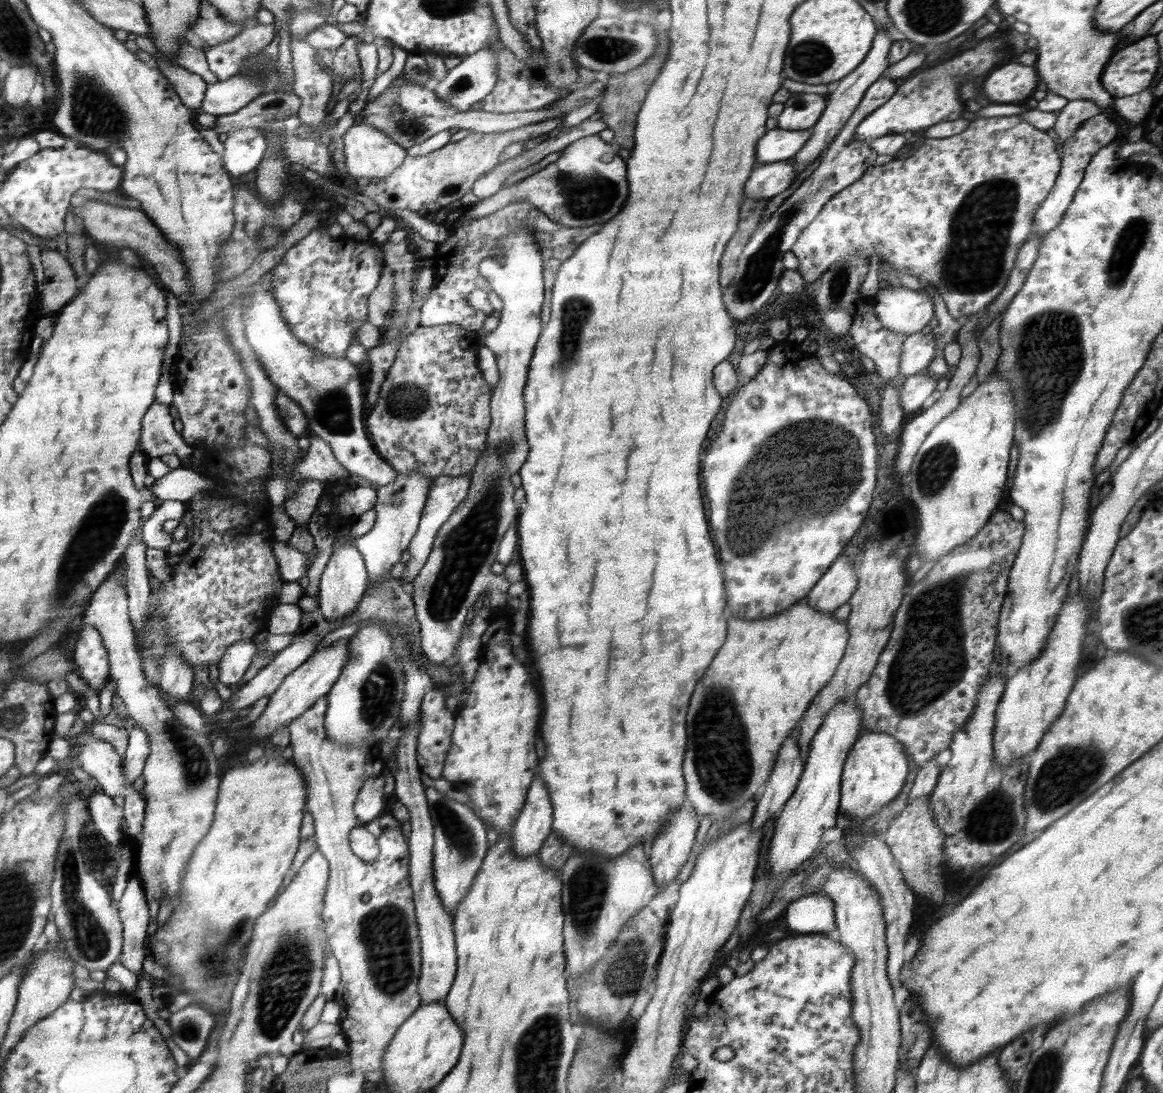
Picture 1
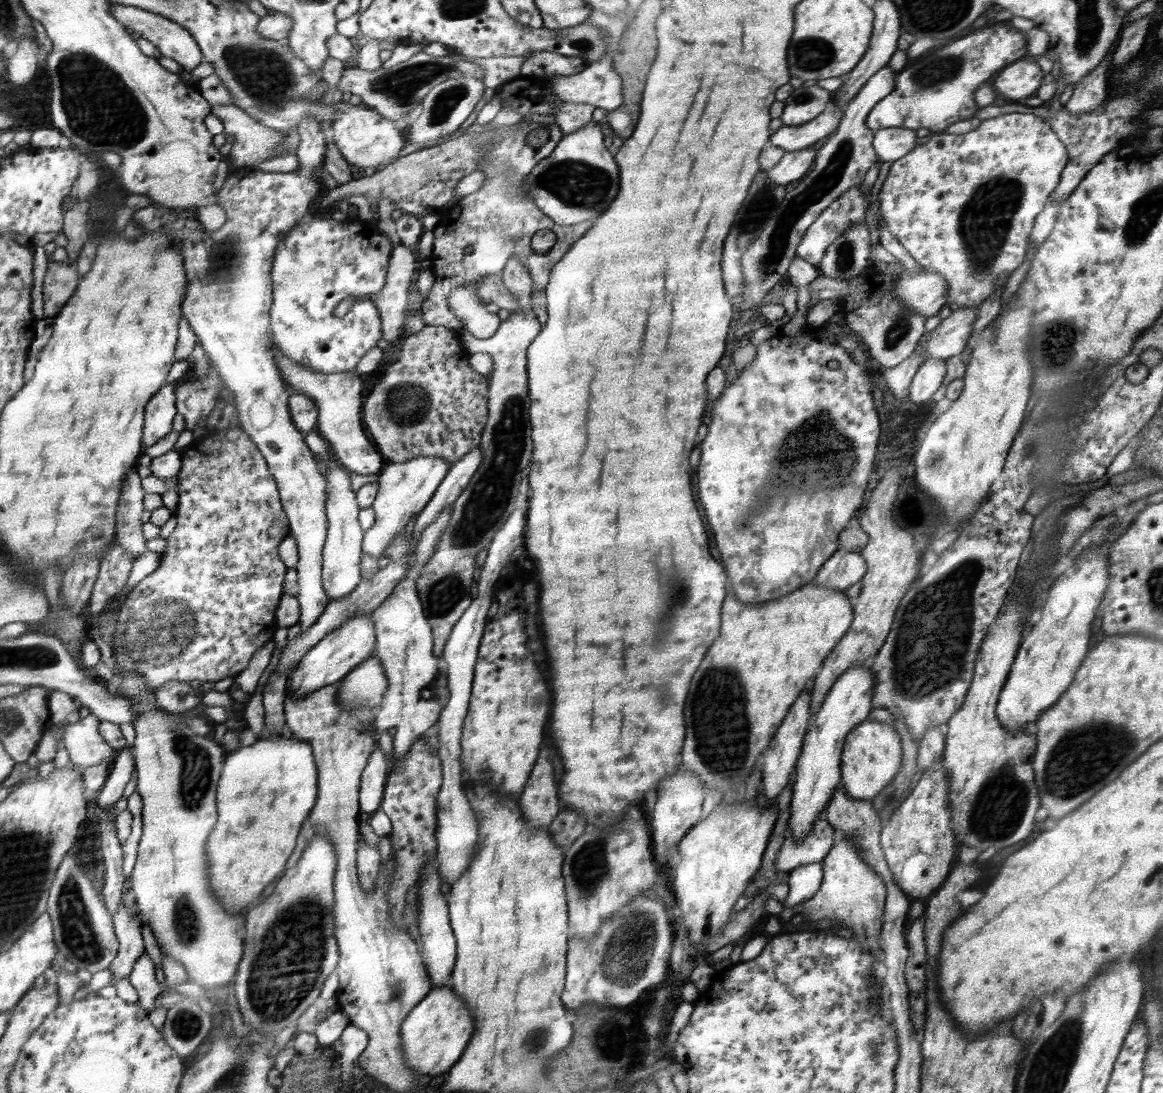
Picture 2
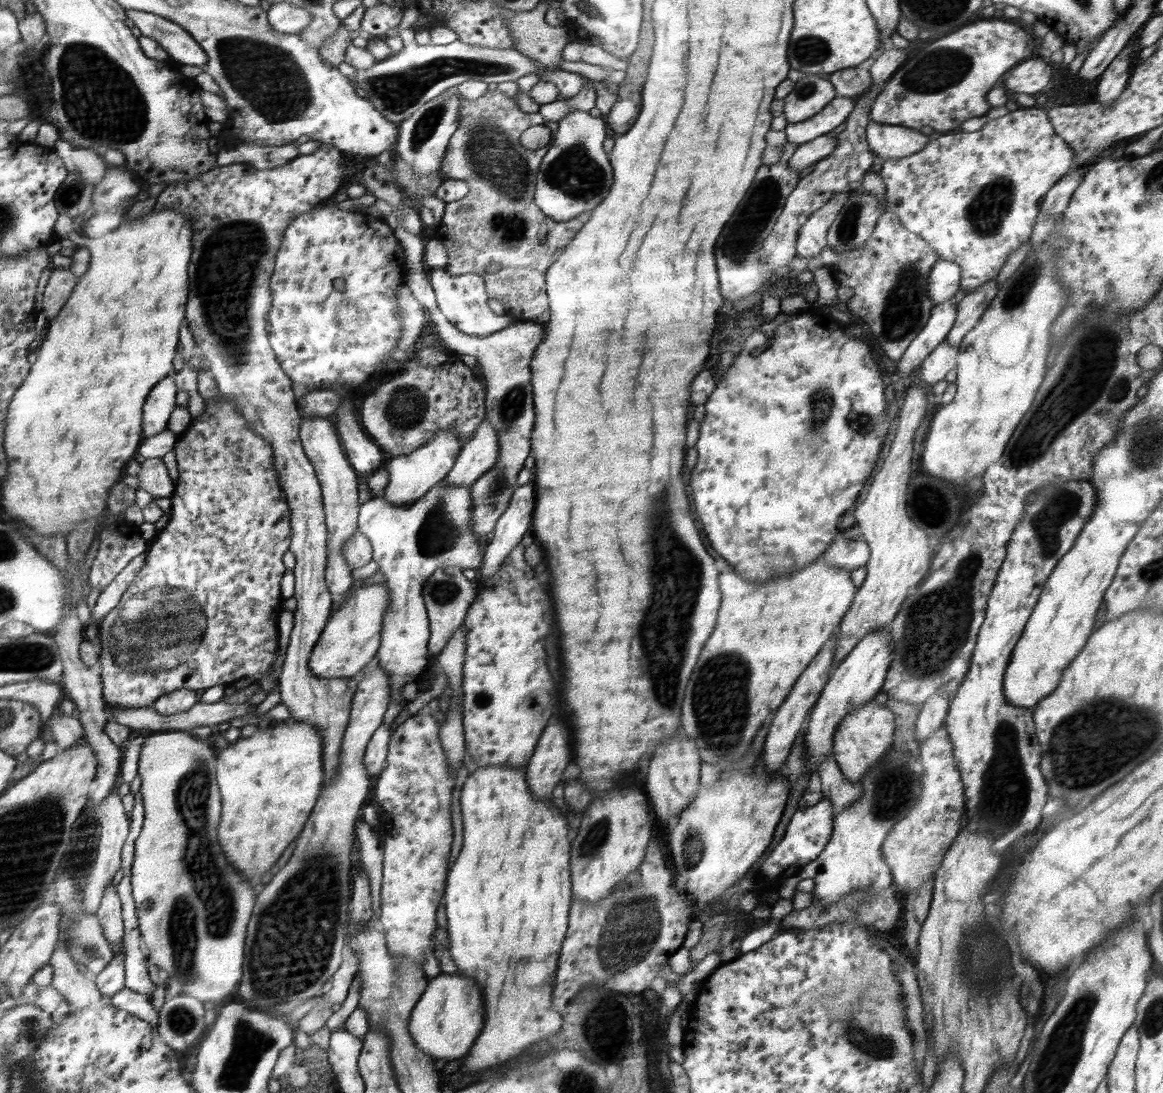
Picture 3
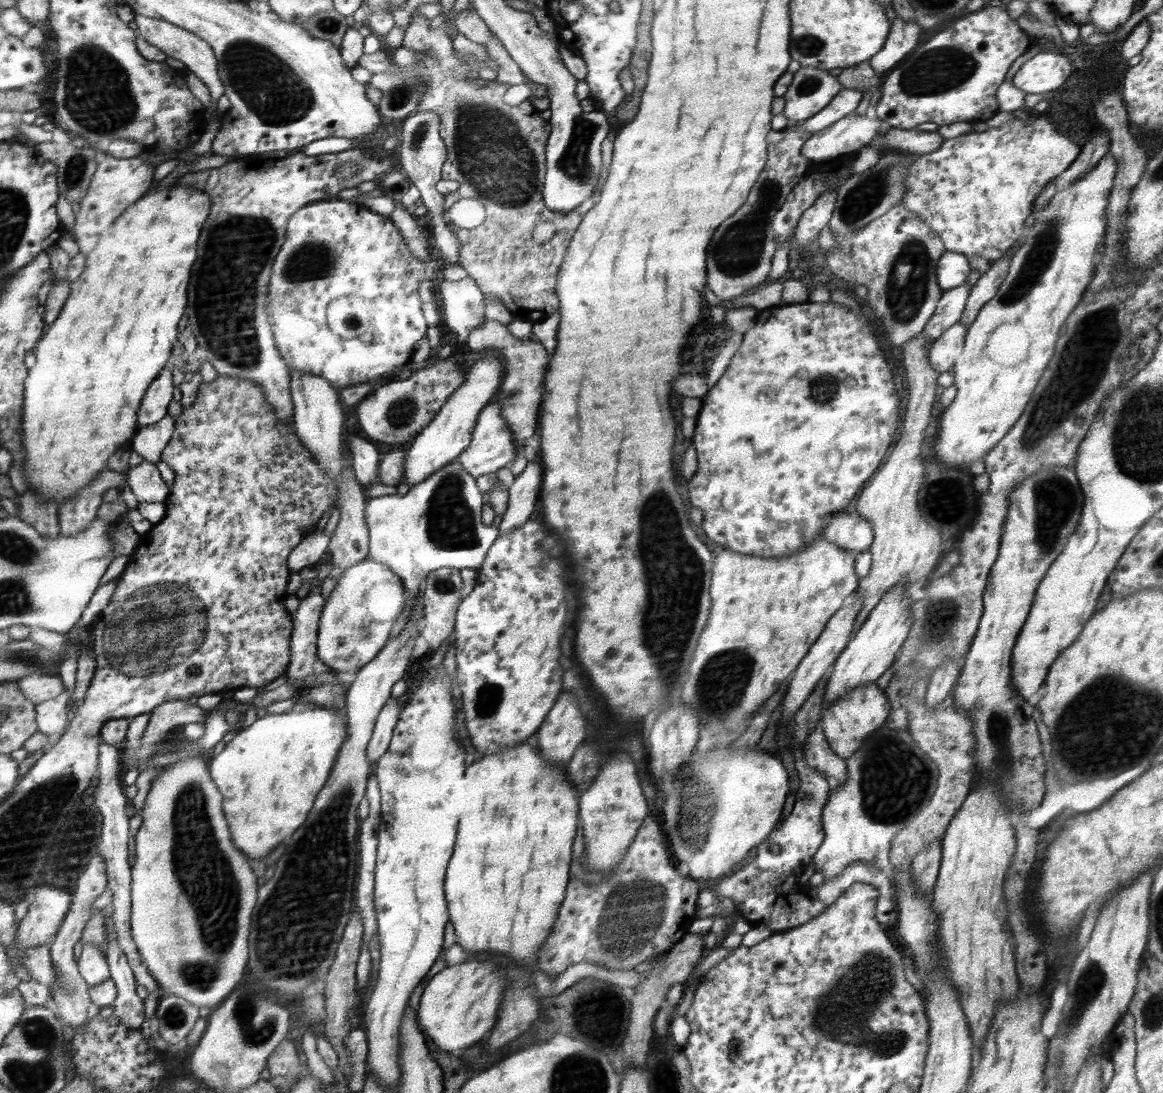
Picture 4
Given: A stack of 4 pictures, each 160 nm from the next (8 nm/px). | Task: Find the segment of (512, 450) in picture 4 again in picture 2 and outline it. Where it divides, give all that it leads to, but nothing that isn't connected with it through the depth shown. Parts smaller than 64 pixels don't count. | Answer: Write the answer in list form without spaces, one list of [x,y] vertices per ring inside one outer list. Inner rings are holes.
[[[479,446],[453,464],[442,479],[436,494],[429,500],[428,506],[424,507],[414,518],[409,530],[412,533],[421,534],[426,527],[429,527],[439,517],[439,514],[447,506],[451,506],[461,492],[469,486],[470,479],[480,470],[483,460],[484,449]]]

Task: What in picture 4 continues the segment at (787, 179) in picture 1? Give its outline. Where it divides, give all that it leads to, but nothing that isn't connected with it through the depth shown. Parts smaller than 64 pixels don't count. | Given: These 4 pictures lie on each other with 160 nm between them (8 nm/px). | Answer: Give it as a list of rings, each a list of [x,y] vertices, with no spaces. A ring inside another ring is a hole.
[[[864,108],[837,120],[832,126],[812,133],[802,148],[802,156],[810,159],[815,165],[833,161],[838,156],[855,155],[866,147],[877,136],[881,120],[868,118]]]

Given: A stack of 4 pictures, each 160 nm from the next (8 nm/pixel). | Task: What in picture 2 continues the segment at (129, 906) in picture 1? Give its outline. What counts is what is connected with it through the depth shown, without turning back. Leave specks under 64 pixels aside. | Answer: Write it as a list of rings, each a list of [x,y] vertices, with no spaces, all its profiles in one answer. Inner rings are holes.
[[[122,904],[112,917],[119,949],[107,970],[111,974],[110,985],[119,978],[128,977],[133,964],[146,954],[141,935],[142,923],[133,919],[131,910]]]

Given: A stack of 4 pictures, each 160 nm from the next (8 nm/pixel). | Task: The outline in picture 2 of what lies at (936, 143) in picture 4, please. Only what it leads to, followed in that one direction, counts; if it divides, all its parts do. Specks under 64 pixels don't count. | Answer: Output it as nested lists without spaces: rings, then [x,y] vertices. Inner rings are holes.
[[[882,128],[873,132],[873,149],[882,162],[889,164],[917,148],[918,139],[917,132],[909,128]]]

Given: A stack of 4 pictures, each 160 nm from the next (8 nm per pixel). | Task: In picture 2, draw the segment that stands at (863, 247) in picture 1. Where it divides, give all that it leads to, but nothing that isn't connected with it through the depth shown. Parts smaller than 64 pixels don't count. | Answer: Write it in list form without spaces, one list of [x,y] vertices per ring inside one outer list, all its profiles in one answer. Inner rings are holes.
[[[1012,112],[1002,114],[990,118],[990,120],[984,120],[976,130],[972,130],[967,134],[946,135],[945,133],[938,133],[936,136],[932,136],[926,144],[918,145],[907,156],[902,156],[900,160],[887,164],[877,186],[879,200],[881,201],[880,218],[883,220],[883,224],[886,224],[887,229],[896,237],[896,240],[906,248],[906,252],[920,264],[922,269],[938,273],[938,275],[944,277],[948,285],[945,304],[952,311],[962,307],[977,308],[991,294],[1001,290],[1009,277],[1025,260],[1025,254],[1029,252],[1029,236],[1035,218],[1050,201],[1051,192],[1056,188],[1066,164],[1068,164],[1068,152],[1064,144],[1042,117],[1036,116],[1034,113]],[[854,188],[854,192],[846,192],[838,204],[822,211],[822,220],[806,233],[806,240],[798,245],[797,256],[806,262],[819,266],[828,246],[834,246],[835,240],[851,224],[866,218],[868,202],[862,197],[862,189]]]

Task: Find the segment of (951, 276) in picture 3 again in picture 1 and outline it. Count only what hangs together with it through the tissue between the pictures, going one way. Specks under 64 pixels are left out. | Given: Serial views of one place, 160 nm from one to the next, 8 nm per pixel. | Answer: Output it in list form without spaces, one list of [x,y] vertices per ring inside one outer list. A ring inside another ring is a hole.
[[[900,287],[879,289],[873,300],[874,311],[885,328],[913,335],[934,318],[934,303],[924,289]]]

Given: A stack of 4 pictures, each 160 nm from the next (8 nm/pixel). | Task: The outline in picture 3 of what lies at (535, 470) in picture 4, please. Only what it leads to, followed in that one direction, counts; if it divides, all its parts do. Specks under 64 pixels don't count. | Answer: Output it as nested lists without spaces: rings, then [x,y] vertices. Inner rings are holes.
[[[533,480],[518,486],[511,496],[509,505],[504,514],[498,519],[492,534],[492,540],[488,540],[485,554],[485,562],[481,564],[478,572],[479,589],[481,582],[486,582],[494,574],[510,551],[526,538],[526,530],[533,521],[533,512],[536,506],[536,493]]]

